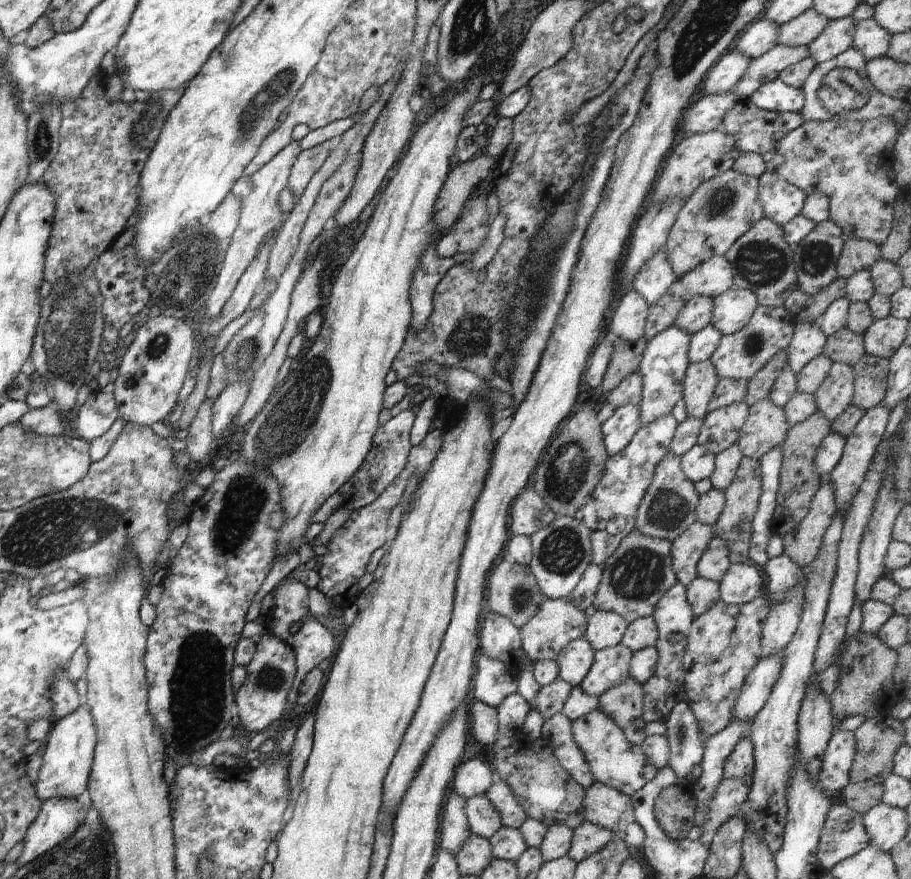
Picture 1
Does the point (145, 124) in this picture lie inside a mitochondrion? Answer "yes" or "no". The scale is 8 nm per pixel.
yes

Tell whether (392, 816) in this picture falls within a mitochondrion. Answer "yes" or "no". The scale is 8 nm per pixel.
no

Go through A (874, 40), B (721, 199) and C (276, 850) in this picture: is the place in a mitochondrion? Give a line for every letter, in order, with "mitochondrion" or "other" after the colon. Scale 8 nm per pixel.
A: other
B: mitochondrion
C: other

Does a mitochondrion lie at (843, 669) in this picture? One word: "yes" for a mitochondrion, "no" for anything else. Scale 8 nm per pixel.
no

